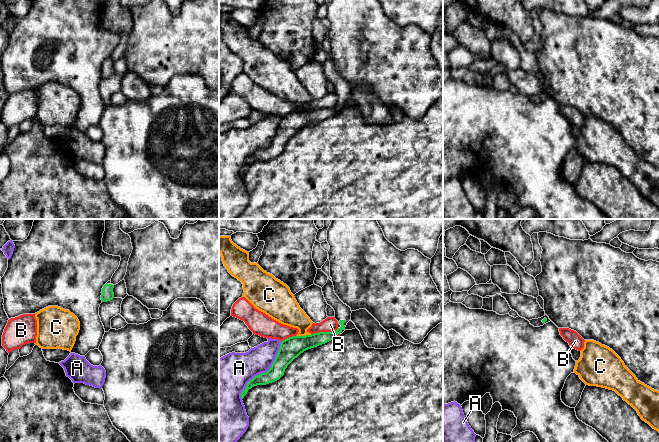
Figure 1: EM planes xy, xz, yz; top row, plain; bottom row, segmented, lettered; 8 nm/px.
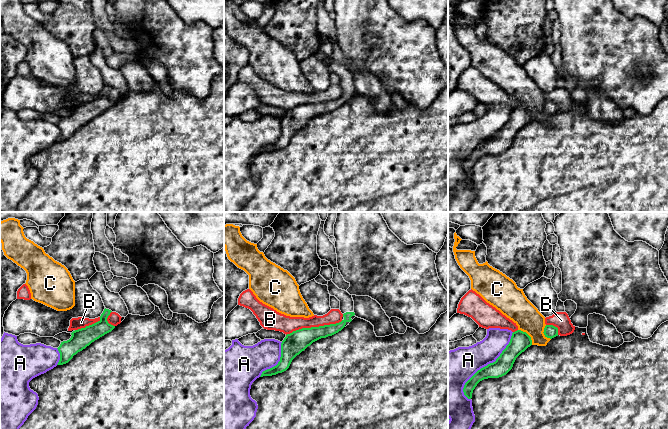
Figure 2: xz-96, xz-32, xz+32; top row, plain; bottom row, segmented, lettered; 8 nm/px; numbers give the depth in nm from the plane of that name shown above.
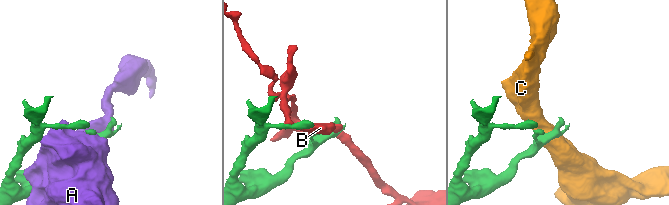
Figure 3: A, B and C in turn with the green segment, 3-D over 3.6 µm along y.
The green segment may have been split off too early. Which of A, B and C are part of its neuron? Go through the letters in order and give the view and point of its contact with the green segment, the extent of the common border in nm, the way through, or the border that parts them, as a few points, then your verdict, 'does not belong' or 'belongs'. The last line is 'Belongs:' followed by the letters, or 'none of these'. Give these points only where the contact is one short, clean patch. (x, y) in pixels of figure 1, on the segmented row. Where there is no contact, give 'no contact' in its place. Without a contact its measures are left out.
A: meets green in xz at (264, 373); contact 550 nm long; does not belong
B: meets green in xz at (324, 332); contact 220 nm long; does not belong
C: meets green in xz at (303, 336); contact 130 nm long; border along xz (311, 334), (296, 335); does not belong
Belongs: none of these

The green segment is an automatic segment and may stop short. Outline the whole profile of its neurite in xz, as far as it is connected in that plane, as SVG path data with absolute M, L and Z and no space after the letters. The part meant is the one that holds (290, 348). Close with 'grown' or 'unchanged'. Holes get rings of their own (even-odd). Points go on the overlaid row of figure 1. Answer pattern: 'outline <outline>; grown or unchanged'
outline M329 279L322 287L324 298L328 305L335 311L335 319L338 321L338 329L335 332L319 332L305 336L292 336L281 341L279 351L271 368L266 373L261 373L250 380L241 392L241 398L248 390L257 385L266 385L279 380L287 366L304 351L325 344L338 334L345 331L347 323L351 320L351 308L344 304L335 294L333 282Z; grown

